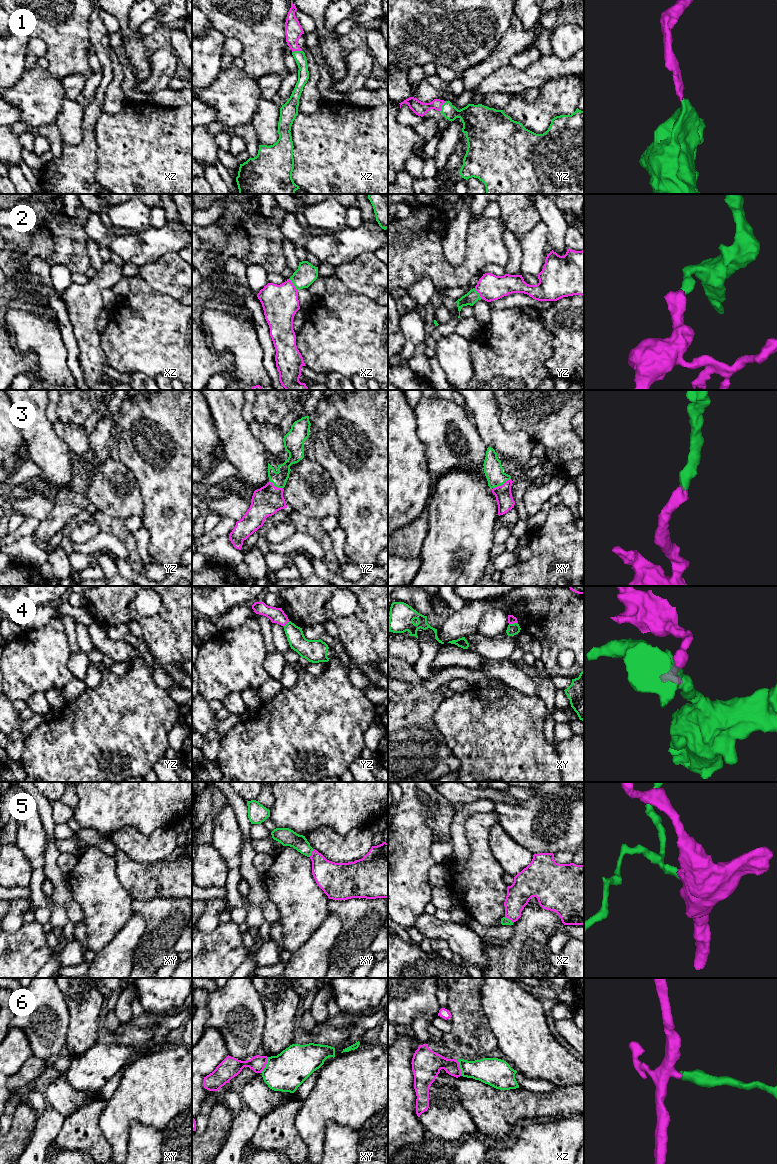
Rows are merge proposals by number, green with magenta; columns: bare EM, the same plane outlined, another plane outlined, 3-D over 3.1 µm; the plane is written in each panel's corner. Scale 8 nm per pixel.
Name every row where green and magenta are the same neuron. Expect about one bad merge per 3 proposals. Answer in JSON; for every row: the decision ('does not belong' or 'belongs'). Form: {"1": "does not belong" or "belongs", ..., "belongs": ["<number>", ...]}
{"1": "belongs", "2": "belongs", "3": "belongs", "4": "does not belong", "5": "does not belong", "6": "does not belong", "belongs": ["1", "2", "3"]}

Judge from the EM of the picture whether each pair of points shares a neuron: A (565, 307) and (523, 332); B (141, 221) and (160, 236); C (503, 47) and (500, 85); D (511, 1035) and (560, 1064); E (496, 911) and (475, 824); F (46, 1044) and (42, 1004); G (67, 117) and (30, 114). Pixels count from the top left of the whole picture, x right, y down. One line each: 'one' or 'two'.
A: two
B: two
C: two
D: one
E: one
F: one
G: two

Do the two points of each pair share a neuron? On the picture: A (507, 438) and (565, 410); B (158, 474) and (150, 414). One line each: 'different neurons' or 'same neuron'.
A: different neurons
B: same neuron

